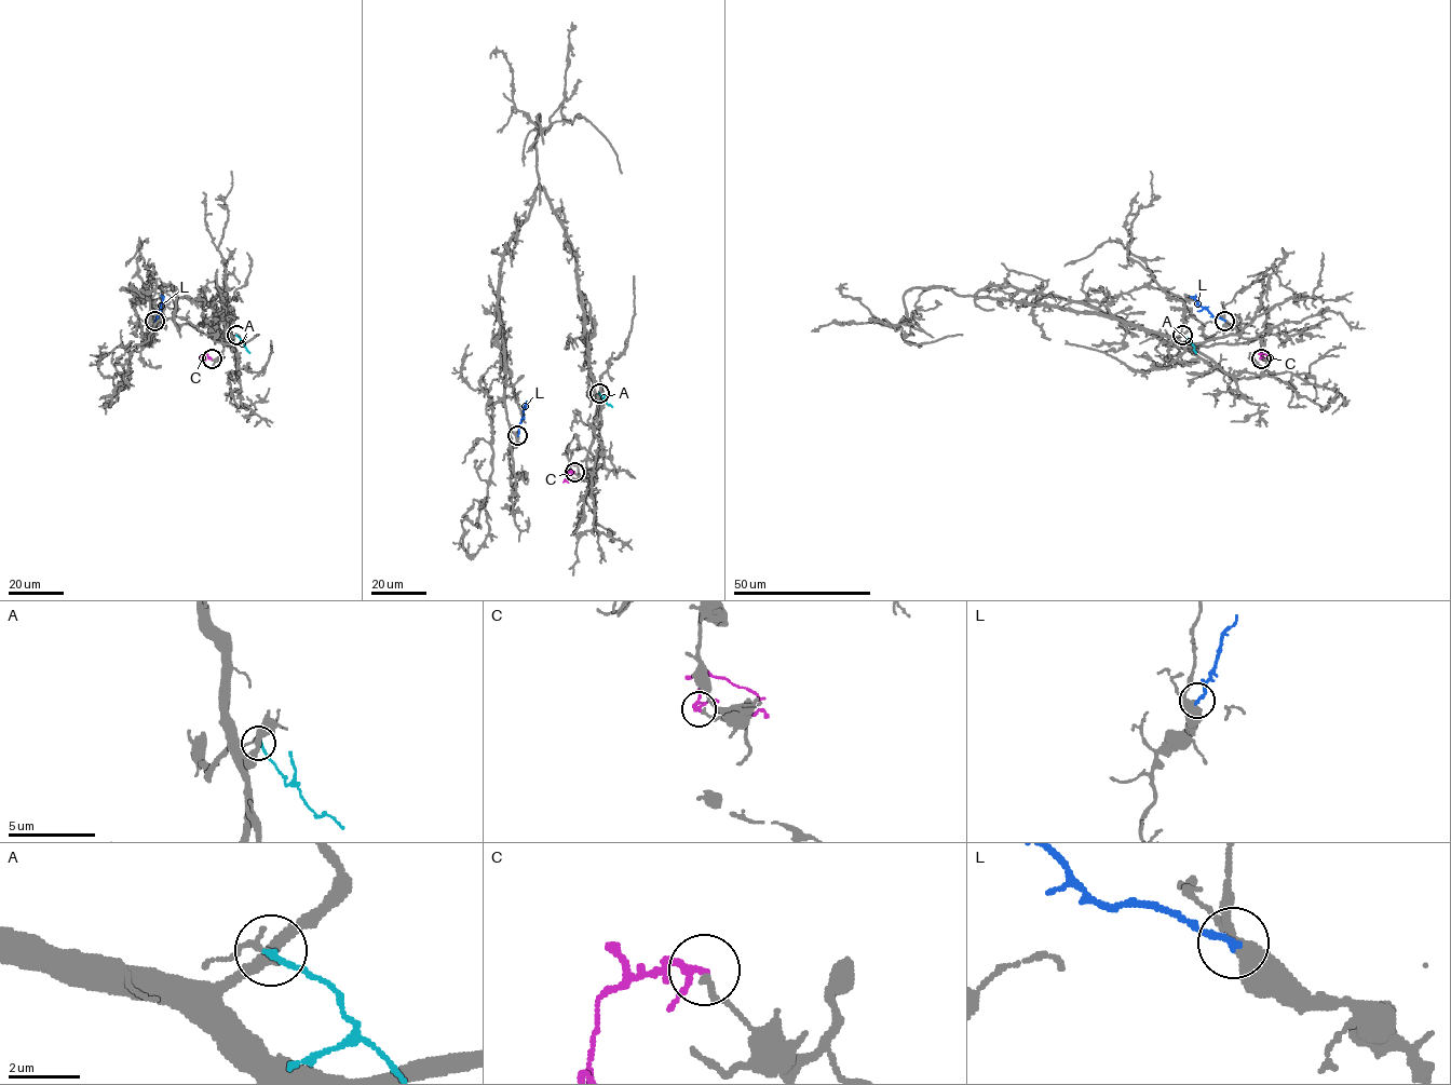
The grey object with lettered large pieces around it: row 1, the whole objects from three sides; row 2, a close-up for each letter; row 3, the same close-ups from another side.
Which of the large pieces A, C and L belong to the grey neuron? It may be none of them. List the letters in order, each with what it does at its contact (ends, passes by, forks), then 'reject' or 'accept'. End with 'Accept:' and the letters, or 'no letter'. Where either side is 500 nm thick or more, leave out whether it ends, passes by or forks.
A: it ends; reject
C: it passes by; reject
L: it ends; reject
Accept: no letter

